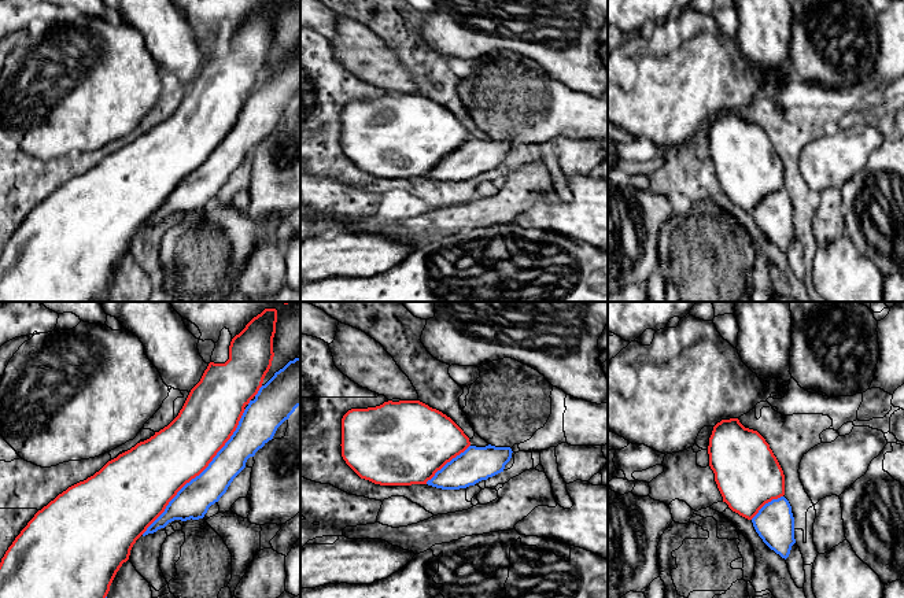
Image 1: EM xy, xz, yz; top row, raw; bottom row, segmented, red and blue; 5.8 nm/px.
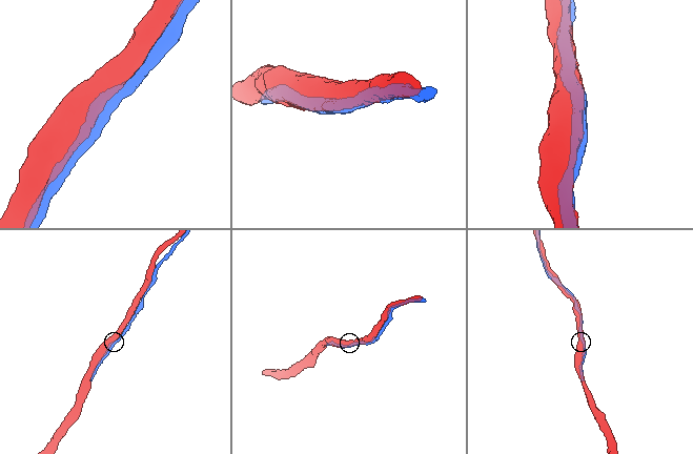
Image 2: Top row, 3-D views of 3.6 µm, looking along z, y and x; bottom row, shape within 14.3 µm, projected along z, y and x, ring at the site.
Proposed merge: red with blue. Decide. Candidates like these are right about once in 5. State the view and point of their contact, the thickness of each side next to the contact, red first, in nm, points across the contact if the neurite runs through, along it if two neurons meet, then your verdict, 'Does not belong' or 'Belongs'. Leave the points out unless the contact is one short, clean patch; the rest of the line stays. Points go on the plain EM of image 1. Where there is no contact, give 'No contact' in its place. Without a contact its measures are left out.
Touches red at xy (199, 166). Thickness 360 nm (red) against 200 nm. Belongs

